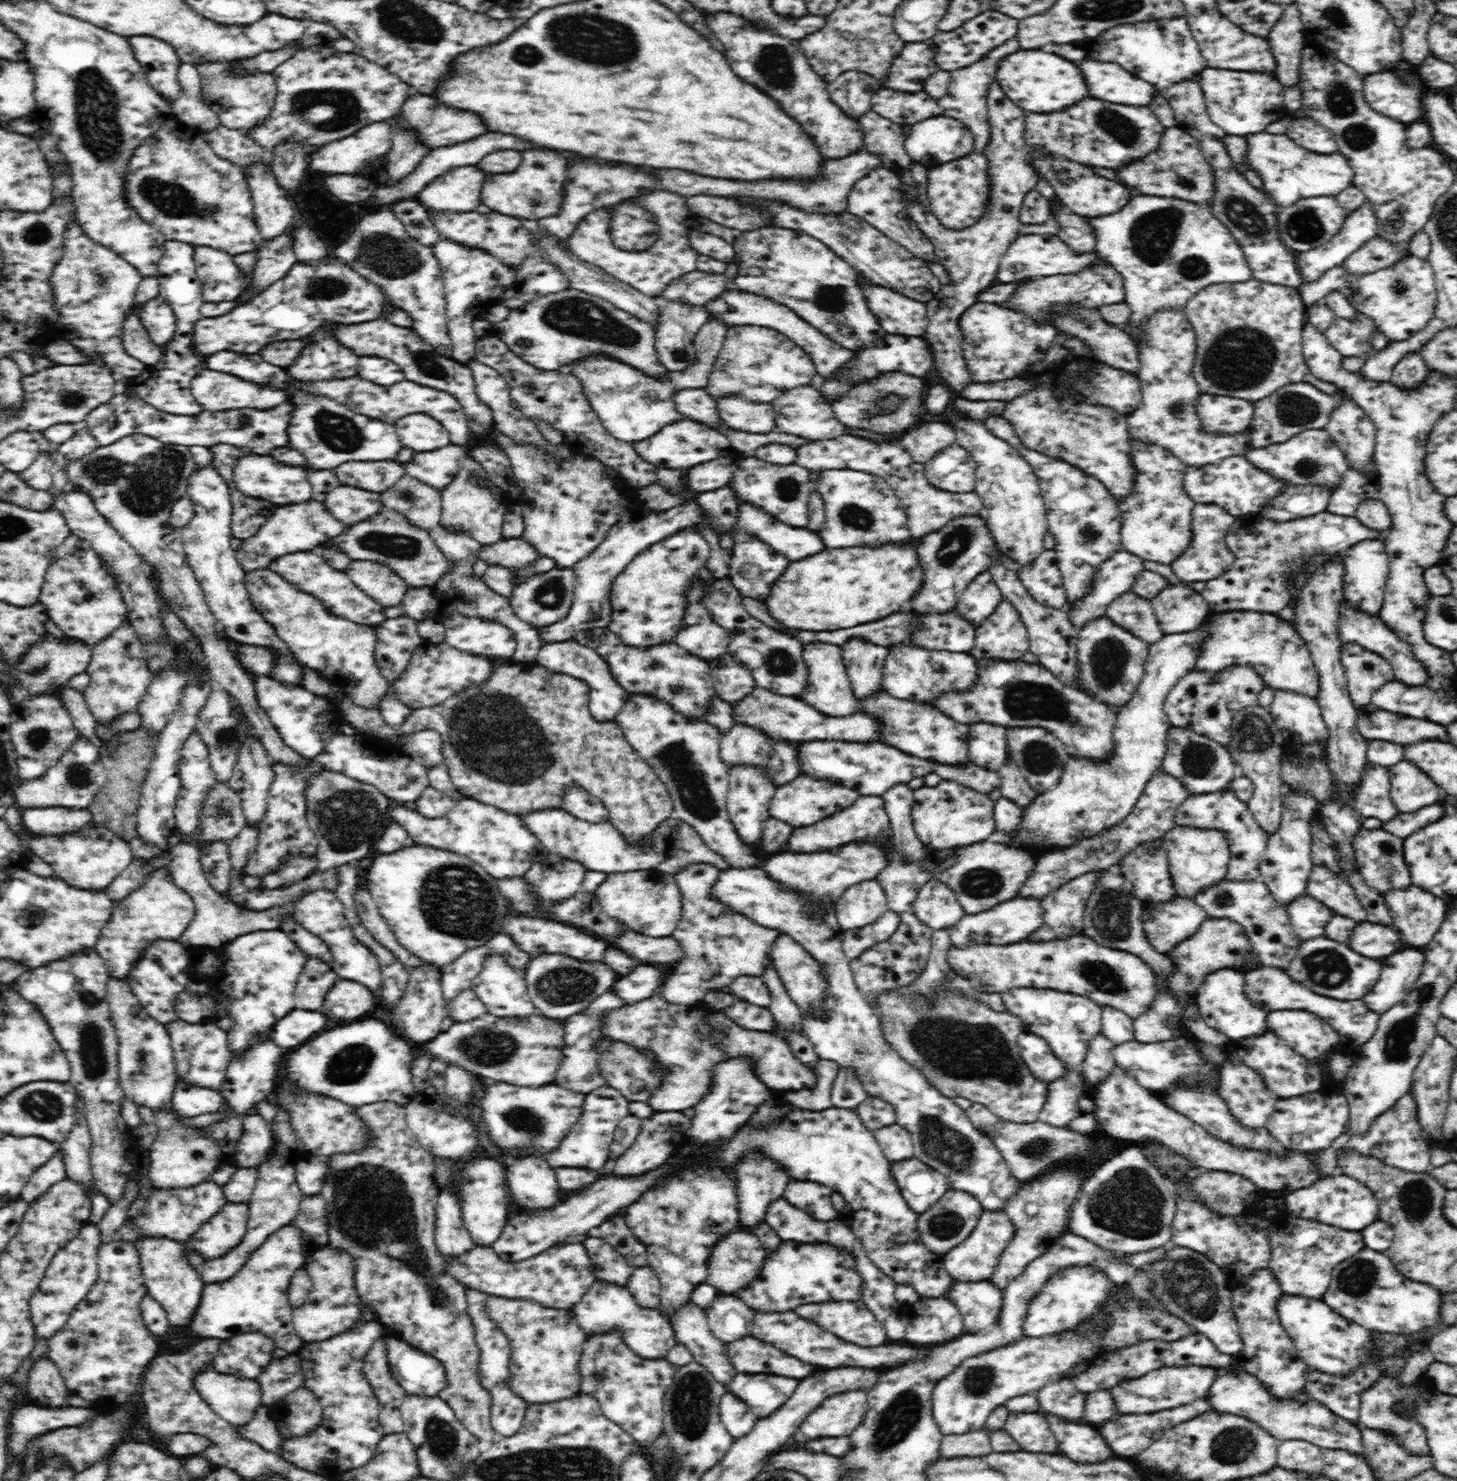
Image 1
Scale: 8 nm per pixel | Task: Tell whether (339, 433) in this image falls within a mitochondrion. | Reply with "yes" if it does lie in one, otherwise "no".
yes

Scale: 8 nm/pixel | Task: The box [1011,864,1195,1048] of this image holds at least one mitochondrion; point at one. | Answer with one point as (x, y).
(1112, 916)

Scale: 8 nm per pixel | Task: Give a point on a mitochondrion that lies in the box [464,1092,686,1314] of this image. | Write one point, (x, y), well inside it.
(525, 1120)

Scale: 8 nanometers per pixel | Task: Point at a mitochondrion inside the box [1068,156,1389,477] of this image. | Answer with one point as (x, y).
(1242, 358)

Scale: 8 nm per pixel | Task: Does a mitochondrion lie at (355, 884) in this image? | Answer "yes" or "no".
no

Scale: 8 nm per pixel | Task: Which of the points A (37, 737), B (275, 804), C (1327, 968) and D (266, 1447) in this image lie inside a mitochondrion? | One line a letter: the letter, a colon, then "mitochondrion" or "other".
A: mitochondrion
B: other
C: mitochondrion
D: other

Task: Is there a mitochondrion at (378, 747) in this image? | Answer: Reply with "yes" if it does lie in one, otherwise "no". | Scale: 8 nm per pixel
no

